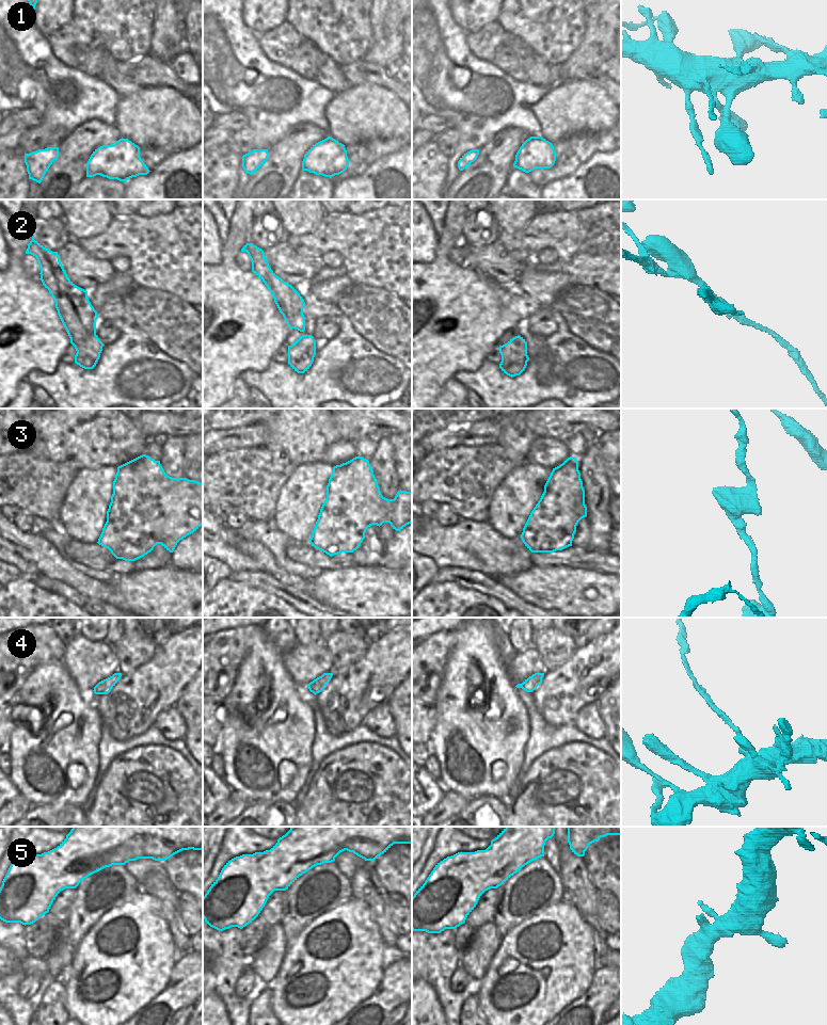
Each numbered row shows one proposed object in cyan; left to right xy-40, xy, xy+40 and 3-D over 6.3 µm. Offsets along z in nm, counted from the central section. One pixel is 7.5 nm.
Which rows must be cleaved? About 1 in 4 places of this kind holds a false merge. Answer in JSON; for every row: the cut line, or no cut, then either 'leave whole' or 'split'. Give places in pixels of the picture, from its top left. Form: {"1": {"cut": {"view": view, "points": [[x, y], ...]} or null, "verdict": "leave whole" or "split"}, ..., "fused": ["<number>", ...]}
{"1": {"cut": null, "verdict": "leave whole"}, "2": {"cut": {"view": "xy-40", "points": [[49, 289], [58, 287], [72, 306], [88, 301]]}, "verdict": "split"}, "3": {"cut": {"view": "xy+40", "points": [[569, 458], [566, 461]]}, "verdict": "split"}, "4": {"cut": {"view": "xy+40", "points": [[529, 676], [533, 676], [538, 685]]}, "verdict": "split"}, "5": {"cut": null, "verdict": "leave whole"}, "fused": ["2", "3", "4"]}

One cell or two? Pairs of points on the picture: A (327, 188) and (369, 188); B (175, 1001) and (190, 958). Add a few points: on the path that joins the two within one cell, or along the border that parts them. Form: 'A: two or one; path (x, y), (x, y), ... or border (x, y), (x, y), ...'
A: two; border (333, 183), (334, 188)
B: one; path (181, 990), (190, 978), (190, 969)

